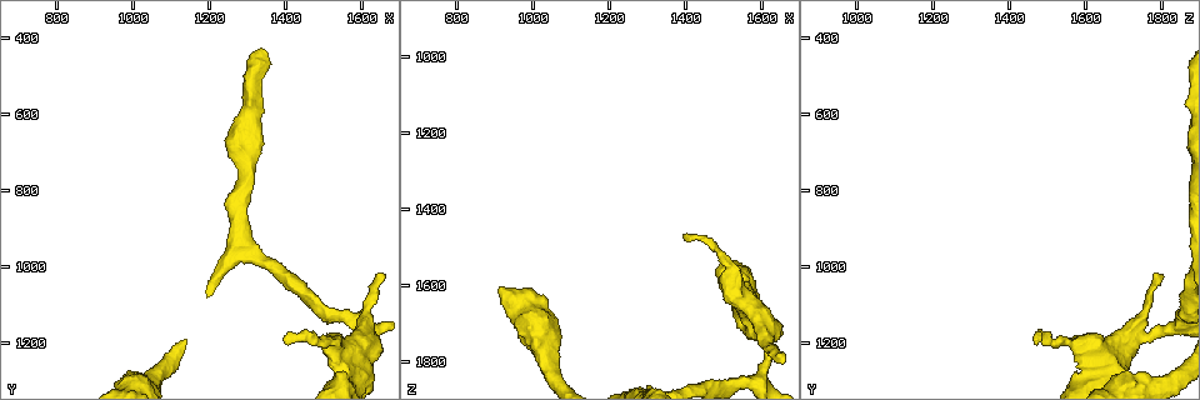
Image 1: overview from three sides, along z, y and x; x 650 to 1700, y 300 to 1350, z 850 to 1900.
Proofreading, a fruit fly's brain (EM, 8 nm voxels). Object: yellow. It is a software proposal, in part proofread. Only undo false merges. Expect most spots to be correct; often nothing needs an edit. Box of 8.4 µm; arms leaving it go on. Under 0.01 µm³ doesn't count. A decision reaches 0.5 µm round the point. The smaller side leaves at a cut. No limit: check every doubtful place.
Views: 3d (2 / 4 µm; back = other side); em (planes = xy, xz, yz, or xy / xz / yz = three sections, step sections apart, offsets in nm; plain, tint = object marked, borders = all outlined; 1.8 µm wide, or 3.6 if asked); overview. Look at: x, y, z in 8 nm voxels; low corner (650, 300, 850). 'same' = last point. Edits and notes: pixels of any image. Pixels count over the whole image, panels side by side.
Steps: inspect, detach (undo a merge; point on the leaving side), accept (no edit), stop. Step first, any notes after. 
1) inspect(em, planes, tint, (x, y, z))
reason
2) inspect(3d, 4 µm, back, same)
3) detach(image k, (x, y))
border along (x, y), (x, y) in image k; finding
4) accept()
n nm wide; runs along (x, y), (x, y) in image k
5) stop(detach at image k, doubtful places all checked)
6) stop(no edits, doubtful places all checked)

inspect(3d, 2 µm, back, (1630, 1080, 1770))
thick turns thin

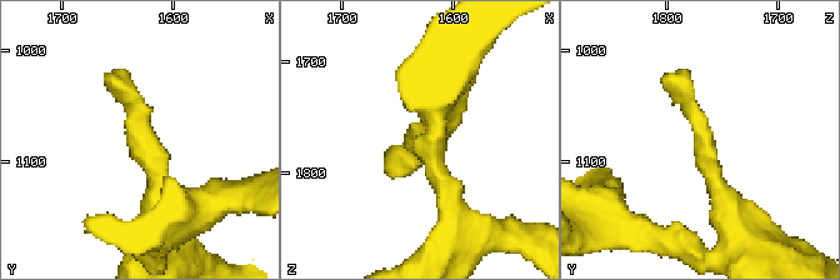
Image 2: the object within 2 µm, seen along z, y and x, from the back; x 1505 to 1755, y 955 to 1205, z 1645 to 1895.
inspect(em, planes, tint, (1632, 1084, 1766))
need the tissue

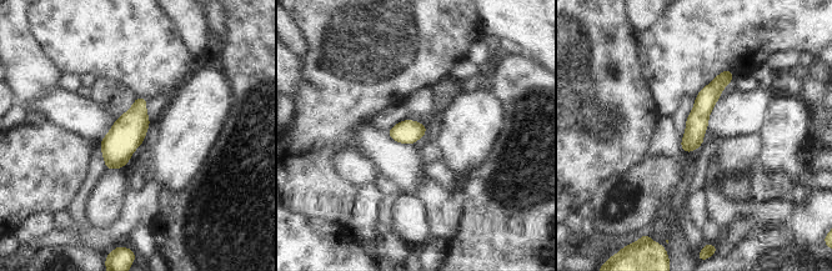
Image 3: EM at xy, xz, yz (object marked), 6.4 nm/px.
accept()
all the same neuron

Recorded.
inspect(3d, 2 µm, back, (1620, 1185, 1735))
arms part here

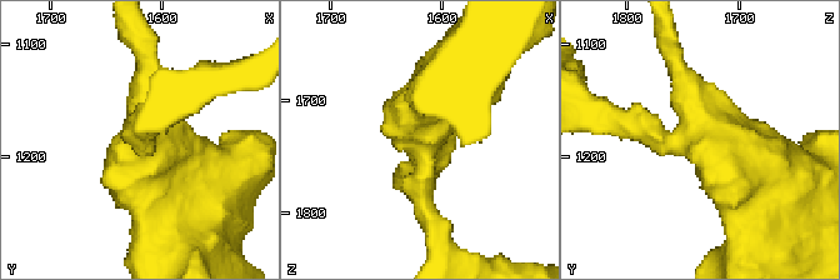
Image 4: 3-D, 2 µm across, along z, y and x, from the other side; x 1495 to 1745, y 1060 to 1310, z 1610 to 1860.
inspect(em, planes, tint, (1618, 1186, 1728))
3 arms; arms of 180, 200, 460 nm; shape alone is not enough

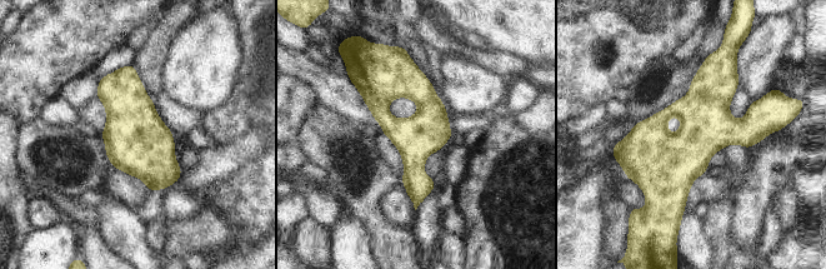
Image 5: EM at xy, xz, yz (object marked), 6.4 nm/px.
accept()
280 nm wide; runs along (403, 58), (425, 96), (416, 202) in image 5; continuous, no second neuron

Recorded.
inspect(3d, 4 µm, (1495, 1190, 1525))
thick turns thin

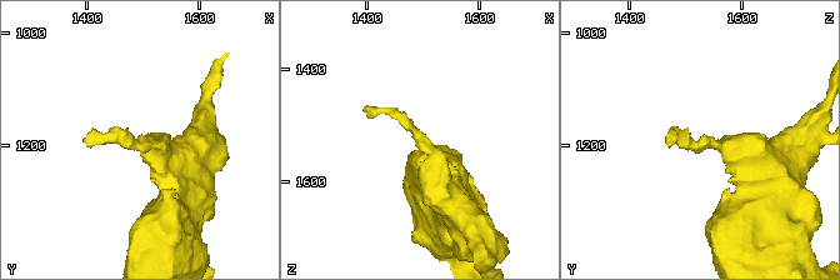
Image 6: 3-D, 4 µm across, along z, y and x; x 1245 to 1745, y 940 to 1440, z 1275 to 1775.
inspect(em, xy, step 8, tint, (1490, 1200, 1515))
need the tissue

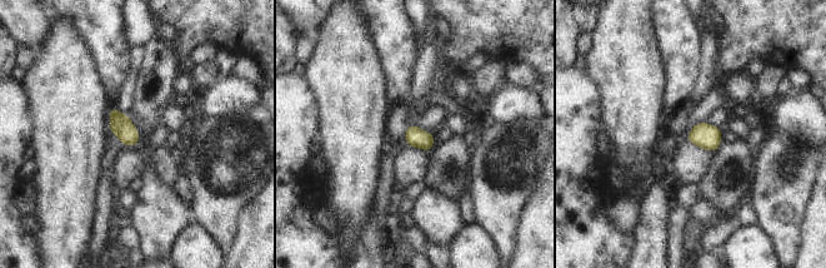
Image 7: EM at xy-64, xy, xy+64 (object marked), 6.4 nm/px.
inspect(em, xz, step 4, borders, same)
another direction

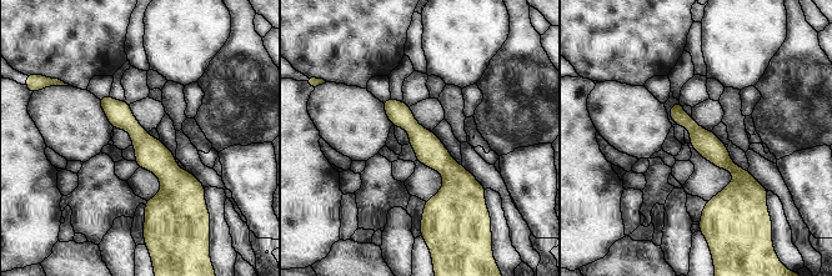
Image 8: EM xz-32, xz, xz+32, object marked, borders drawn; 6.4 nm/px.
accept()
runs along (103, 100), (168, 171), (154, 211) in image 8; one neuron here

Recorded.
stop(no edits, doubtful places all checked)

